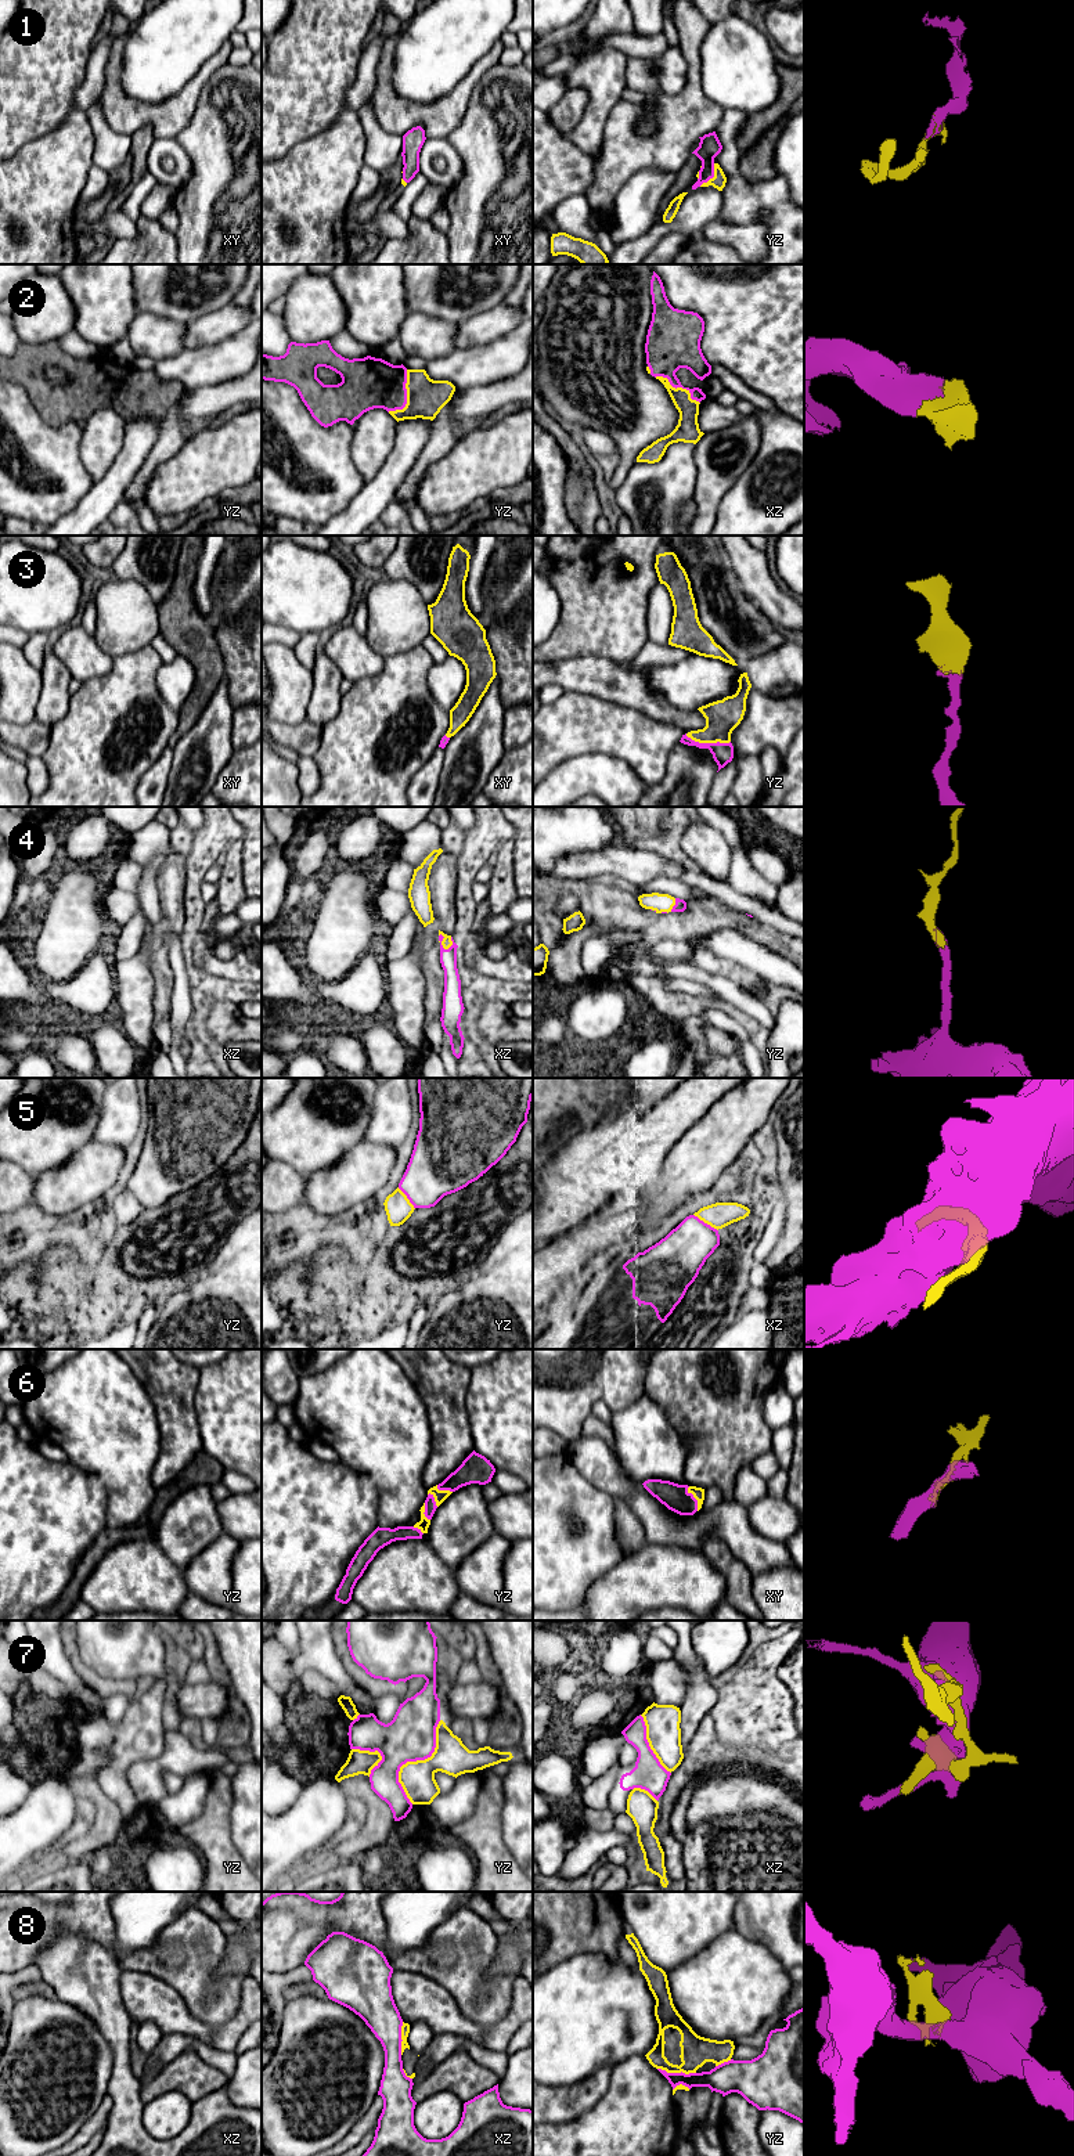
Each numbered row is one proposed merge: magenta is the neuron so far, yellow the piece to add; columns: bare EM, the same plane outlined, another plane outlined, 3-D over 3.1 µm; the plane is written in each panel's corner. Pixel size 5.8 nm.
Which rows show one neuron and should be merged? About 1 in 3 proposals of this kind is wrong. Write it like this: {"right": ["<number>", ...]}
{"right": ["1", "2", "3", "4", "5", "6"]}

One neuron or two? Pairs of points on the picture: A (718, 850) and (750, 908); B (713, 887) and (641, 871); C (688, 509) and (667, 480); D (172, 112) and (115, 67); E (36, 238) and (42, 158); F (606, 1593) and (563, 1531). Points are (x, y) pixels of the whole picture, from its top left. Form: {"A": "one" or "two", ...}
{"A": "two", "B": "two", "C": "two", "D": "one", "E": "one", "F": "two"}

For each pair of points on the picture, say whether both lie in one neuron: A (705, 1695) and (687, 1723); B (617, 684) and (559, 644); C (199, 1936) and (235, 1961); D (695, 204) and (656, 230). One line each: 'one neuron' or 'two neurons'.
A: one neuron
B: two neurons
C: two neurons
D: one neuron

